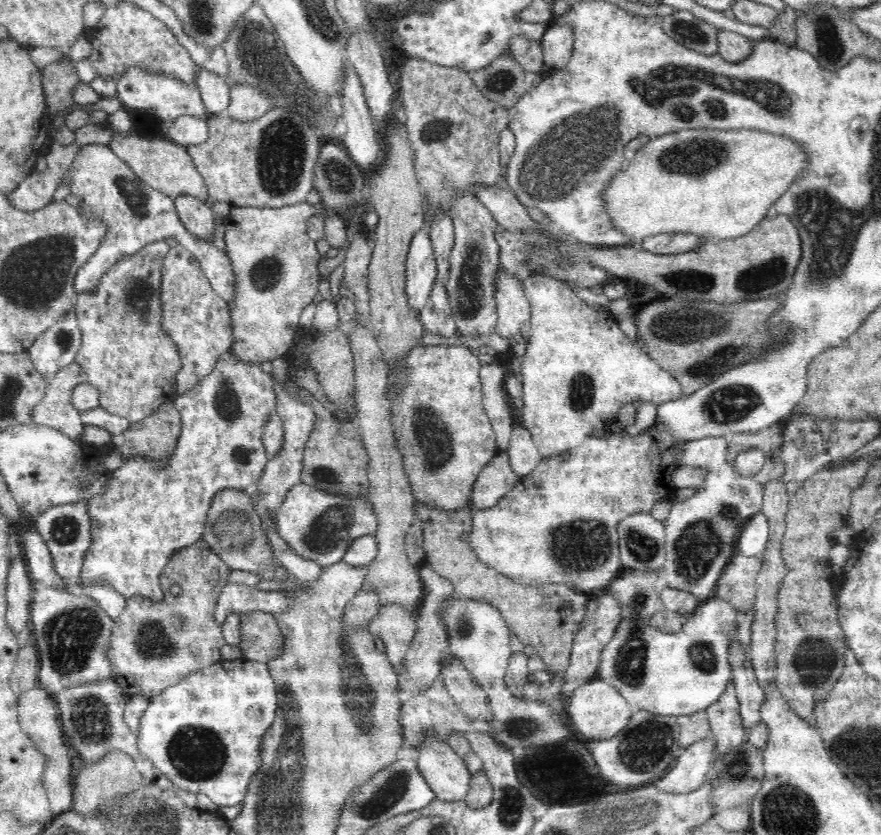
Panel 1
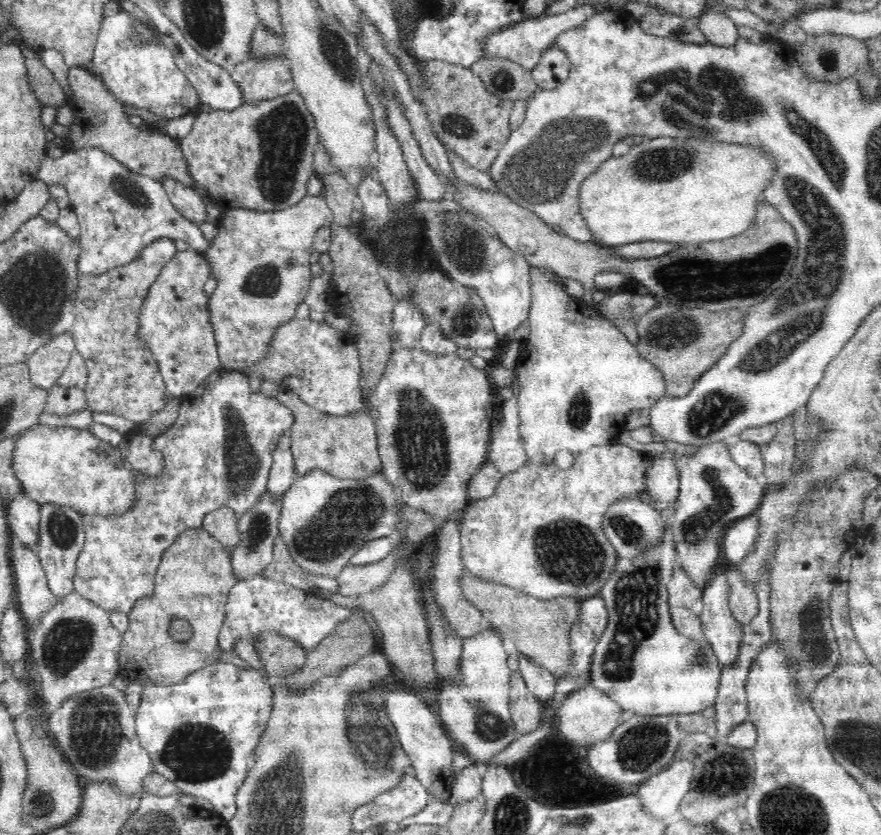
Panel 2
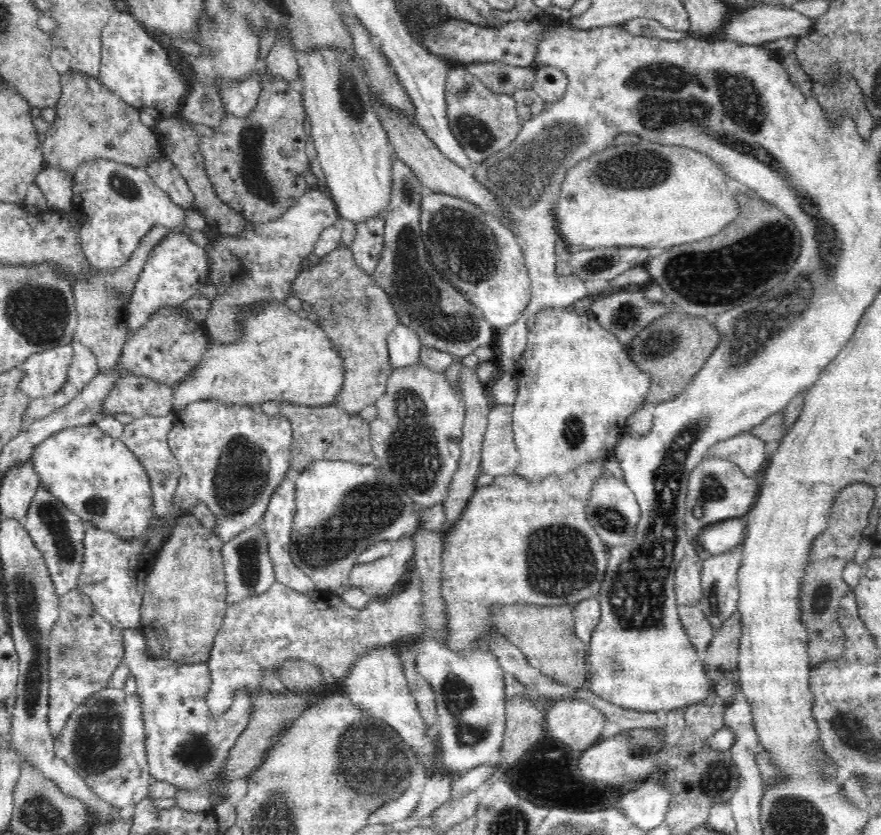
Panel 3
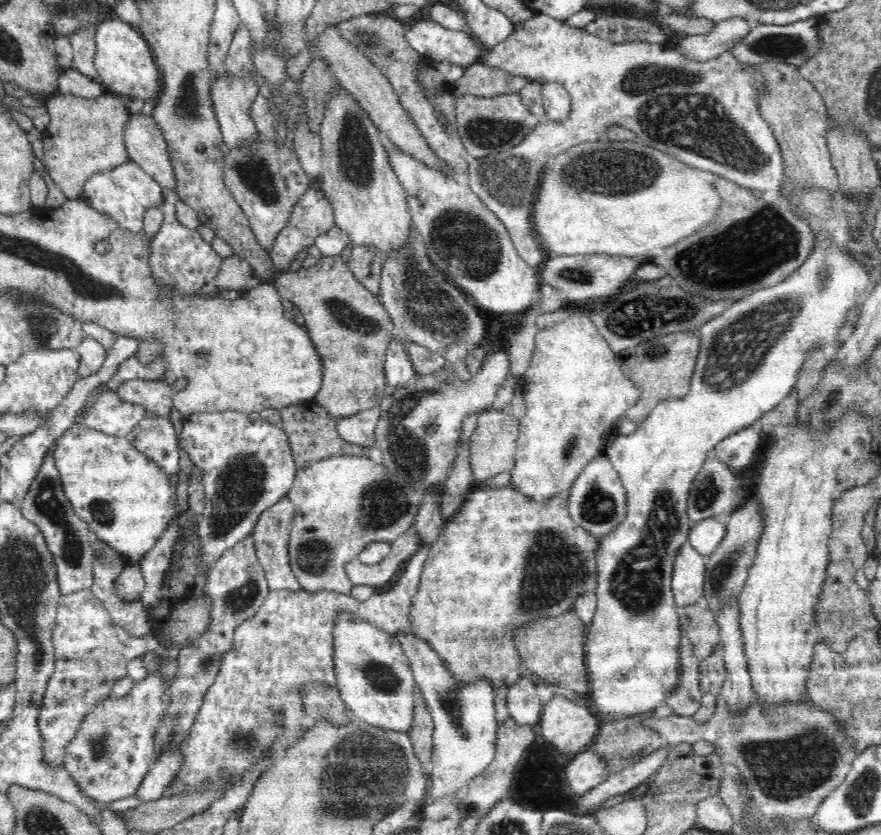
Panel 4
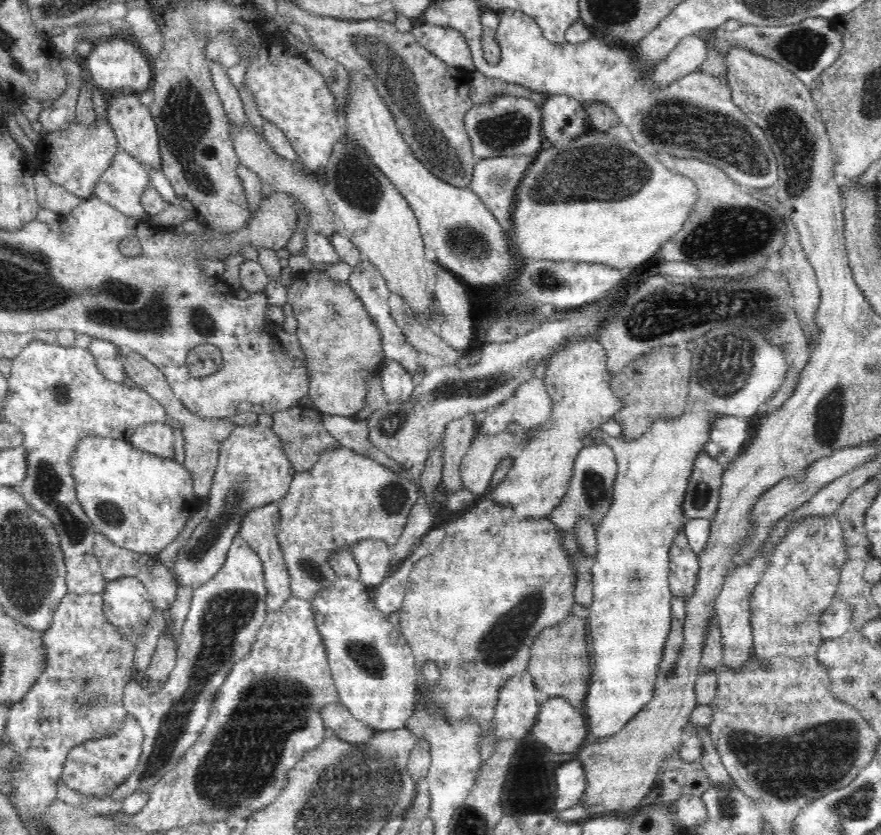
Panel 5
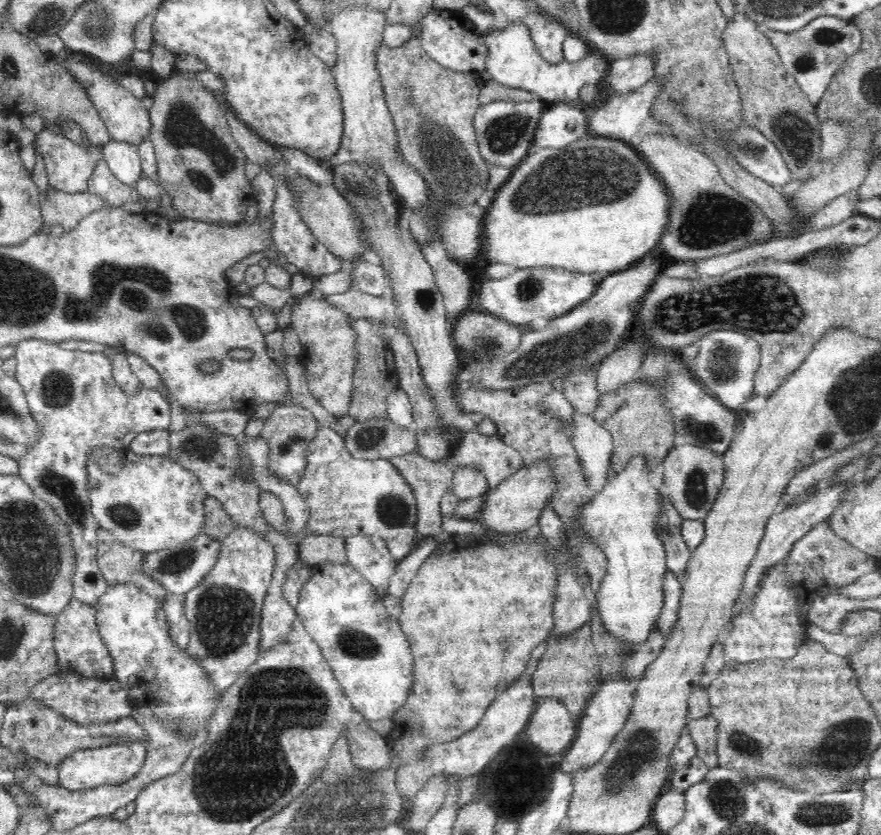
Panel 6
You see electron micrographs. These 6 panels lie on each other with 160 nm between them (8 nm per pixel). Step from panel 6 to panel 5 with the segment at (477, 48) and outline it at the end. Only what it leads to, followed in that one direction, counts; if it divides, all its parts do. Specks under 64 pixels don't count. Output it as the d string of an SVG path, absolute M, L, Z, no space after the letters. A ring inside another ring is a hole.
M422 24L410 30L418 45L426 48L434 56L451 67L464 69L469 73L476 71L471 48L460 31L435 24Z

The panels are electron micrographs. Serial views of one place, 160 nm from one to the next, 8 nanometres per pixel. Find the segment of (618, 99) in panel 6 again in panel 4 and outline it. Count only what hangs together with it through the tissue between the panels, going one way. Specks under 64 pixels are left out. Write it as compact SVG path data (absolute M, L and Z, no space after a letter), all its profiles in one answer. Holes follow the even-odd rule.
M734 16L716 22L716 28L708 34L683 35L676 47L688 60L710 60L726 52L738 39L741 41L752 25L745 18Z

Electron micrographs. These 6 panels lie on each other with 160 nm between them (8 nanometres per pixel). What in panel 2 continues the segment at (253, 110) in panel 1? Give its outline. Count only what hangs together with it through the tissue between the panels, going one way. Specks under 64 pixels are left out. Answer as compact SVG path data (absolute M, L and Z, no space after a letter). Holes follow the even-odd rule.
M264 57L239 62L230 69L232 80L240 85L244 102L274 98L292 93L295 88L291 68L285 57Z

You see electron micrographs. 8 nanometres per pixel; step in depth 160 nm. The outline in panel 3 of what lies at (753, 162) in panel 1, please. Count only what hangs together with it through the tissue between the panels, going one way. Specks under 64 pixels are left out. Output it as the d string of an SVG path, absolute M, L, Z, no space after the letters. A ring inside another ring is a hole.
M642 140L638 144L617 145L605 148L602 152L594 152L594 156L588 157L588 160L580 160L574 168L570 168L566 175L564 175L564 184L560 190L560 200L556 203L555 214L556 221L558 221L558 235L561 236L569 248L569 252L573 253L575 250L592 249L592 248L670 248L674 244L690 244L690 242L698 242L702 238L714 236L718 234L726 224L734 222L740 216L739 202L741 196L734 196L730 193L726 181L728 175L724 173L724 169L720 168L718 164L714 164L706 155L694 151L691 148L682 146L670 146L668 144L660 144L658 142L648 142Z

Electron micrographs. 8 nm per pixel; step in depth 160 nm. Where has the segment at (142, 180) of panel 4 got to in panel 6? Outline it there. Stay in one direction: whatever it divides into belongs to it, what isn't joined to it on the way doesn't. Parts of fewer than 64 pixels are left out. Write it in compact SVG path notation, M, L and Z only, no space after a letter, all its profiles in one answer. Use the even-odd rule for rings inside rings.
M111 139L102 149L105 162L123 184L135 187L136 182L144 178L137 147Z

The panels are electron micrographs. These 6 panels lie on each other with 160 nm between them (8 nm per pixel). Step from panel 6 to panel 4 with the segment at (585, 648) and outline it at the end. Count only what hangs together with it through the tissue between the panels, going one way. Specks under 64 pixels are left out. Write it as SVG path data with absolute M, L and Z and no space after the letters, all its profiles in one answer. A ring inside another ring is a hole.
M574 610L560 616L538 618L520 626L515 633L515 644L522 665L545 684L569 688L578 694L584 694L589 688L589 677L585 664L584 633L586 626Z

